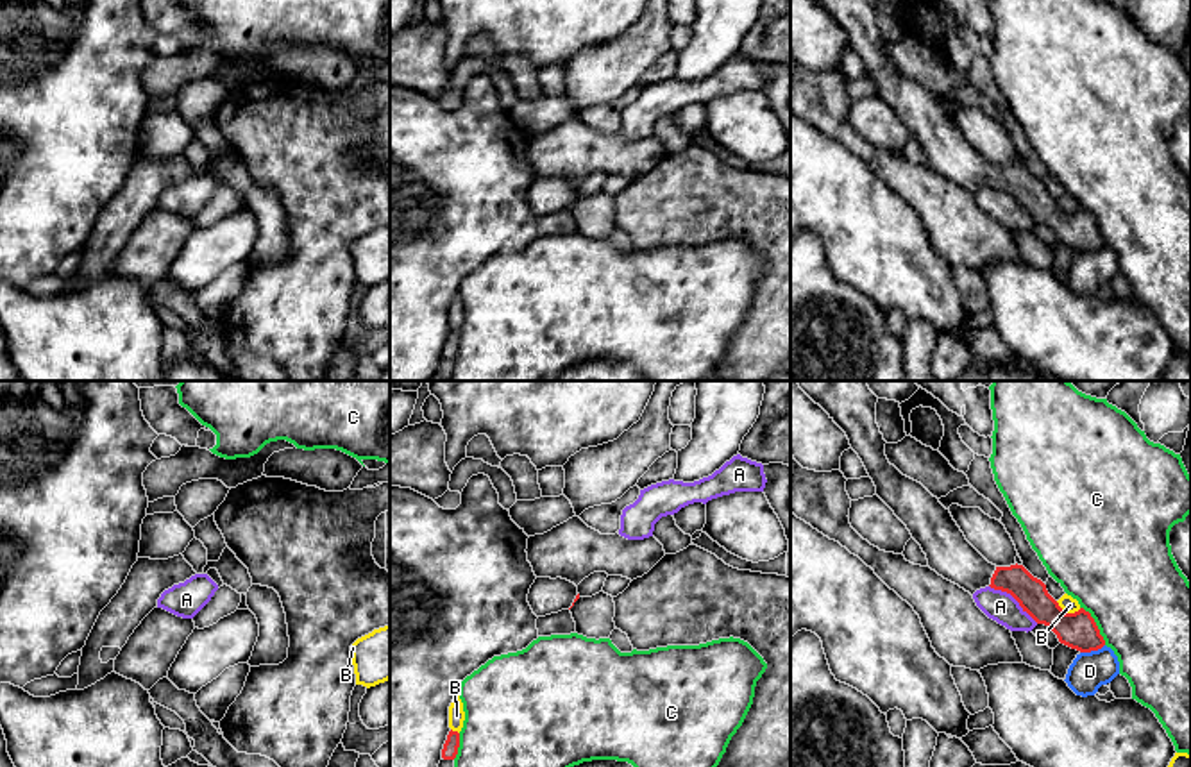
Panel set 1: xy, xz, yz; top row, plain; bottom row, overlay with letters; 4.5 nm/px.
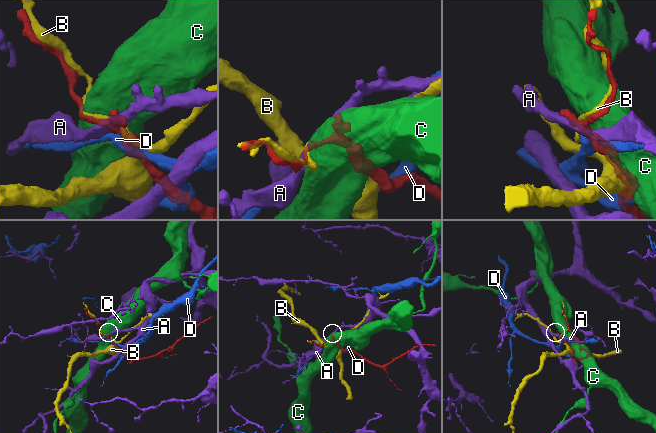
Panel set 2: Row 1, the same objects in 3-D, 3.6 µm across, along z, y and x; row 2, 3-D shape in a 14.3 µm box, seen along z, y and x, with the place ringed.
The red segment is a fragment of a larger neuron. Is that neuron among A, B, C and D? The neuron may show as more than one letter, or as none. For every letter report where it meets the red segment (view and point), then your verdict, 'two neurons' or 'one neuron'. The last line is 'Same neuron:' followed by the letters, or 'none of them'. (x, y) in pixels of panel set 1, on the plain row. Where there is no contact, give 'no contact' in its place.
A: meets red in yz at (1014, 197); two neurons
B: meets red in yz at (1068, 213); two neurons
C: meets red in yz at (1095, 224); two neurons
D: meets red in yz at (1091, 249); two neurons
Same neuron: none of them

